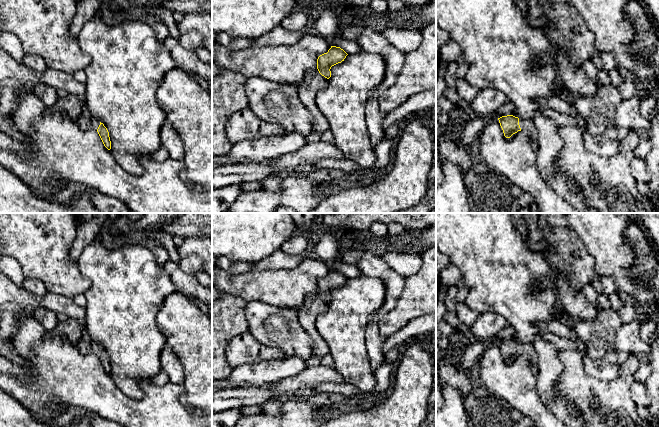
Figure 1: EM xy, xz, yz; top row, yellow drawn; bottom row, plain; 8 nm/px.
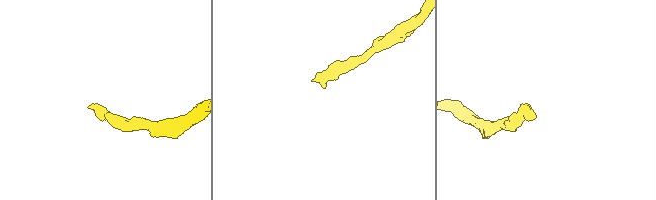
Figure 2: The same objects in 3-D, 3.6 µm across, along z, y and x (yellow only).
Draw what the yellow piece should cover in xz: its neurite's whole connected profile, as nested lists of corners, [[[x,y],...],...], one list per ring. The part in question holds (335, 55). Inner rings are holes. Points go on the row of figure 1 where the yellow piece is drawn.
[[[331,46],[327,53],[320,55],[317,59],[319,73],[307,74],[297,85],[298,97],[312,115],[313,131],[319,134],[329,130],[329,123],[317,107],[315,95],[327,86],[328,79],[331,77],[331,67],[344,61],[347,55],[340,47]]]

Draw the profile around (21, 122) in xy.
[[[20,91],[11,117],[25,140],[25,151],[0,150],[0,164],[12,171],[40,195],[53,198],[67,182],[90,187],[128,206],[131,213],[212,213],[212,189],[186,184],[180,178],[183,160],[168,158],[156,162],[139,157],[143,172],[139,176],[127,173],[108,150],[95,130],[83,130],[63,110],[50,109],[35,91]]]

